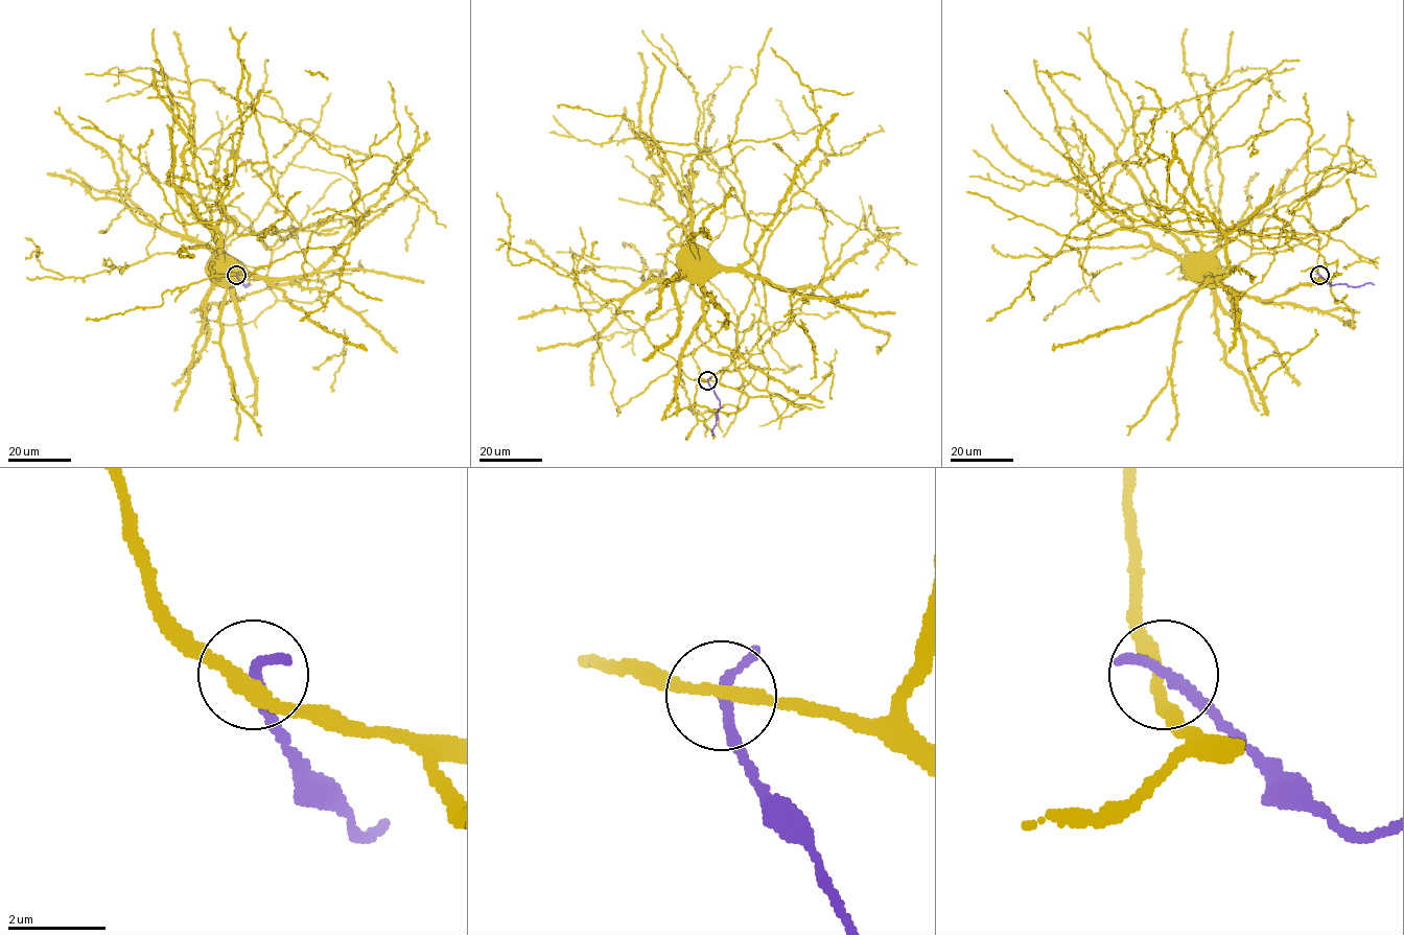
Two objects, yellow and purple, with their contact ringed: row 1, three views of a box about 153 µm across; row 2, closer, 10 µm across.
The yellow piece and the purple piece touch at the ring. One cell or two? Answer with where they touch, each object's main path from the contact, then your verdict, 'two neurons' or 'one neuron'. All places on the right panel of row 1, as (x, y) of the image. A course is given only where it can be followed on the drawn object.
(1319, 275) | yellow via (1319, 275), (1327, 278), (1317, 251), (1301, 242), (1283, 219), (1265, 215), (1254, 216), (1232, 240), (1188, 265) | purple via (1319, 275), (1332, 285), (1374, 284) | two neurons

